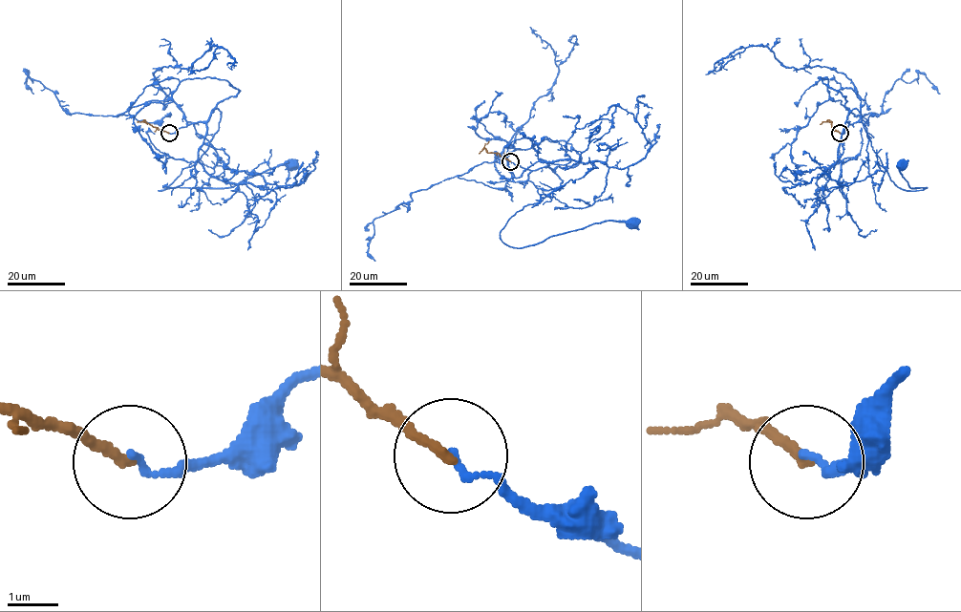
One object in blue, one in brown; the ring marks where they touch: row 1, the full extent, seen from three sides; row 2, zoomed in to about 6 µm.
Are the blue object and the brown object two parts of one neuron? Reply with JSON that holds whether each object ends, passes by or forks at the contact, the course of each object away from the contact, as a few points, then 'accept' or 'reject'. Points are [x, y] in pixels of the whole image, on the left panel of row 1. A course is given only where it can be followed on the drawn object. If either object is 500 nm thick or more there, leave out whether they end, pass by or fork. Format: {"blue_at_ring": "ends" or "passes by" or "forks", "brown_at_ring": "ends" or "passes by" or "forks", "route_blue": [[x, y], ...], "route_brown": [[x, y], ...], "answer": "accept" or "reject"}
{"blue_at_ring": "ends", "brown_at_ring": "ends", "route_blue": [[169, 133], [206, 121], [215, 109], [221, 112], [207, 150], [158, 191], [226, 188], [282, 165], [291, 166]], "route_brown": [[169, 133], [143, 120], [147, 124]], "answer": "reject"}

